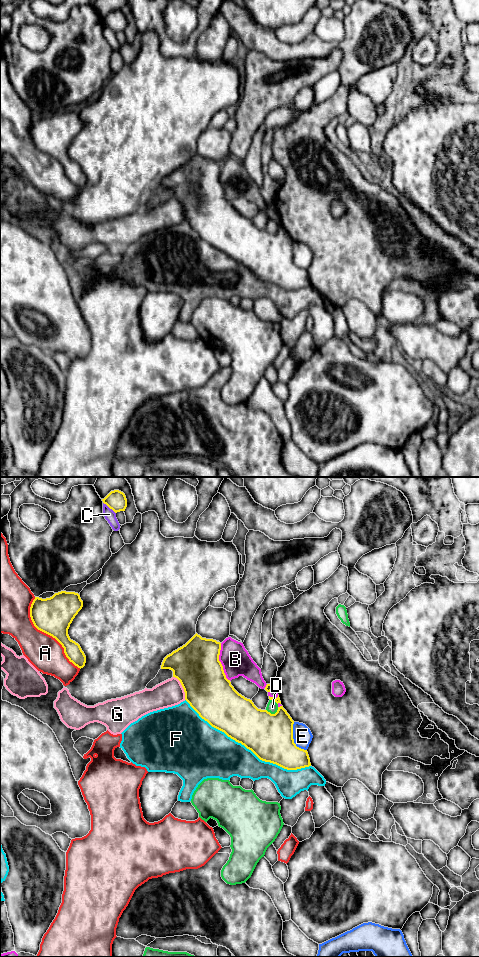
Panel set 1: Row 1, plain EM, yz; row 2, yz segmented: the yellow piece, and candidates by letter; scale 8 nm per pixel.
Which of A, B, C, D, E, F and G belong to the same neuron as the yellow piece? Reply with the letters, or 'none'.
none

